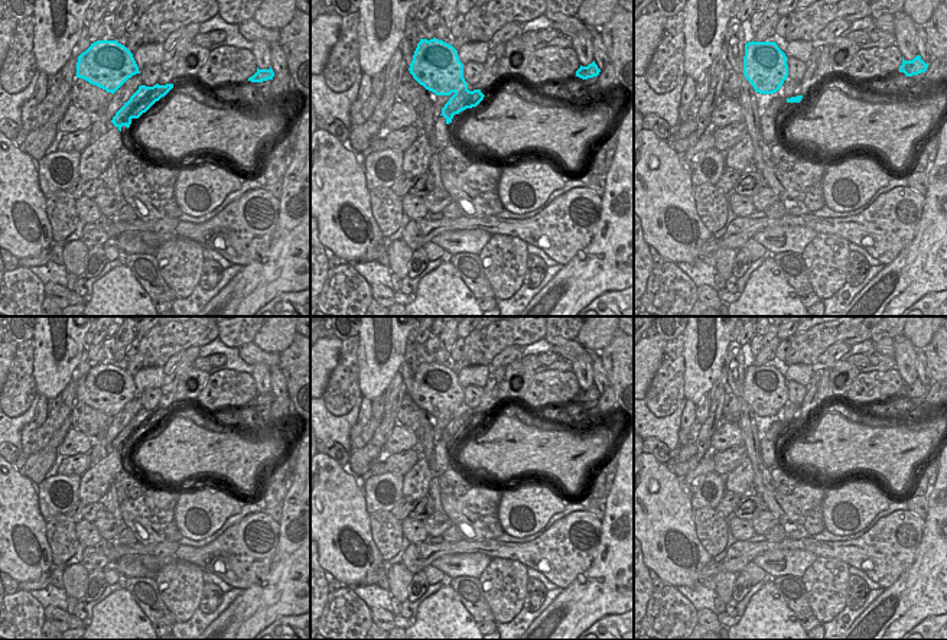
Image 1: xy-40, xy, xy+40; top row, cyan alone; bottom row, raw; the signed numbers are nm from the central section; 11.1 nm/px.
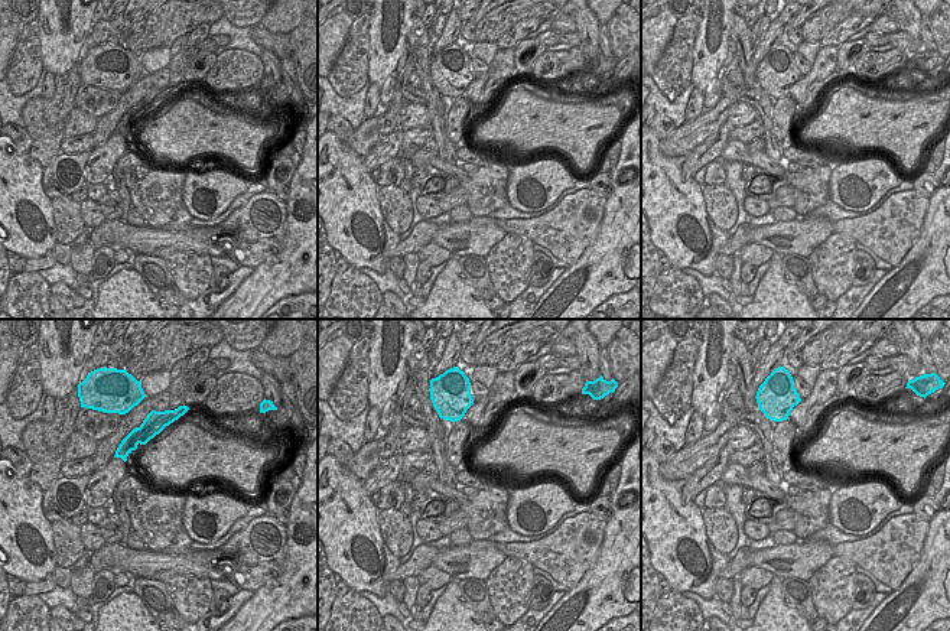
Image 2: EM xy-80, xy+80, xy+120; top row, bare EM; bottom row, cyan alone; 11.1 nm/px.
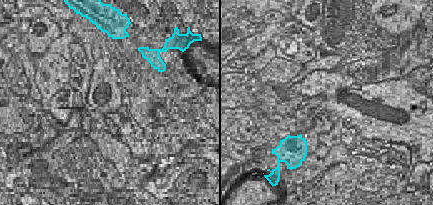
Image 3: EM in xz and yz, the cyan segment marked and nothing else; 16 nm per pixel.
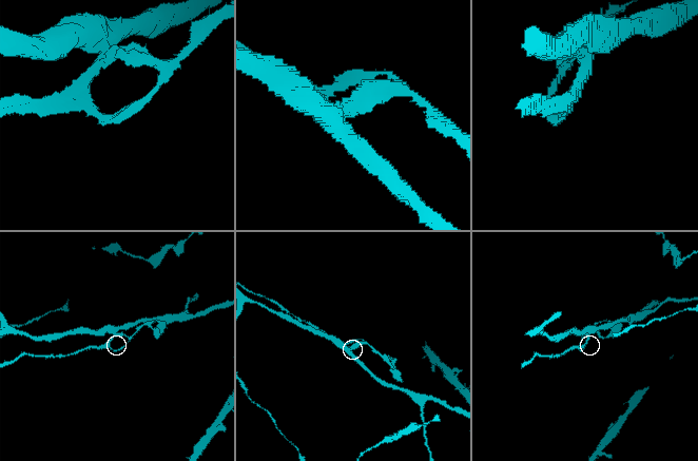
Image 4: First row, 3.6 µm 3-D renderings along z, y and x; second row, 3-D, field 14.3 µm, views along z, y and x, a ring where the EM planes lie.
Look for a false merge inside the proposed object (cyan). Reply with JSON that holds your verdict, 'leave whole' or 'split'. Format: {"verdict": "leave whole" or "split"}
{"verdict": "split"}

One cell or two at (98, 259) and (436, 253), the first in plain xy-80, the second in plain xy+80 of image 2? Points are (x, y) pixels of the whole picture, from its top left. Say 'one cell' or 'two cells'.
two cells

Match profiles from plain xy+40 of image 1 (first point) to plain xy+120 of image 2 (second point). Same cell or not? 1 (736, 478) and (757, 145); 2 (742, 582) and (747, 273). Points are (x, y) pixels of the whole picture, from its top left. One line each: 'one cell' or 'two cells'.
1: one cell
2: one cell

